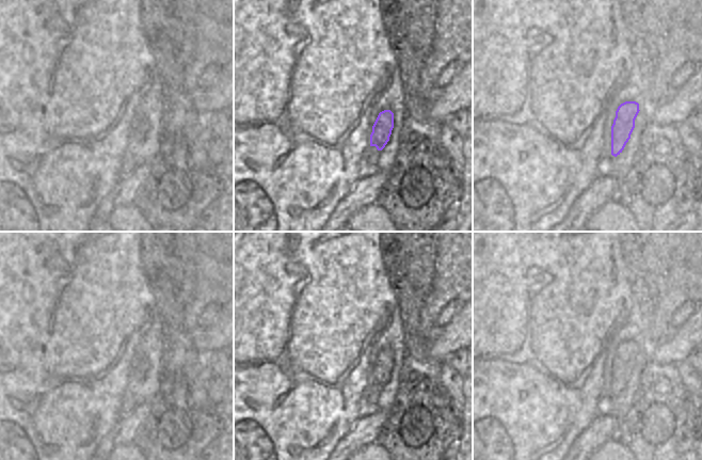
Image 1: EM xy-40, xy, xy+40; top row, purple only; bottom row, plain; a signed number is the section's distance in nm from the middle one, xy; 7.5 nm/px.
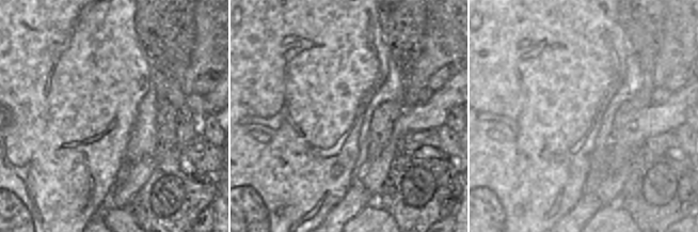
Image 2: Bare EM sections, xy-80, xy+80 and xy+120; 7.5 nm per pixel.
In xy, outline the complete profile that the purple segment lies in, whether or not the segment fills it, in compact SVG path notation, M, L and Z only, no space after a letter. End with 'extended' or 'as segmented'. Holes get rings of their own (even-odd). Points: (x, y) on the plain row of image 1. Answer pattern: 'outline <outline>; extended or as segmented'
outline M384 349L379 352L370 374L370 383L364 388L360 399L360 416L371 415L379 411L377 399L389 380L394 367L394 352Z; extended

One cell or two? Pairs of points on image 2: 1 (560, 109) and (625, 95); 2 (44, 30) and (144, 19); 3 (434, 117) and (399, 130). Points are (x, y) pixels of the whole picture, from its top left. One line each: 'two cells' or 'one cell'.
1: two cells
2: two cells
3: one cell

